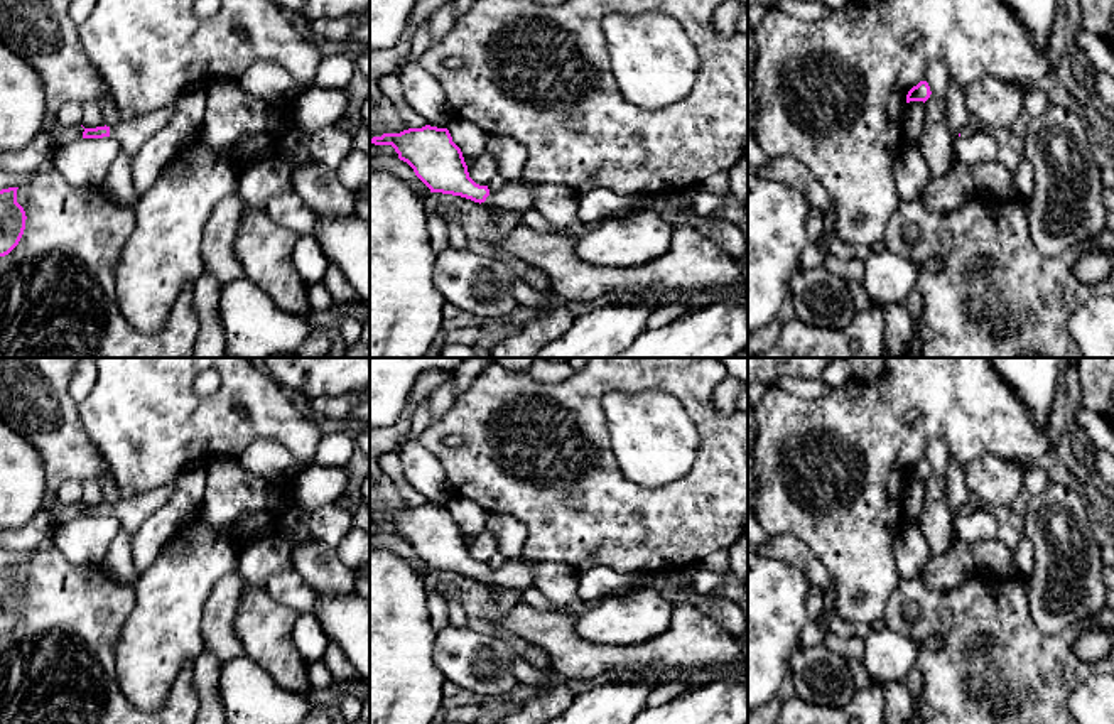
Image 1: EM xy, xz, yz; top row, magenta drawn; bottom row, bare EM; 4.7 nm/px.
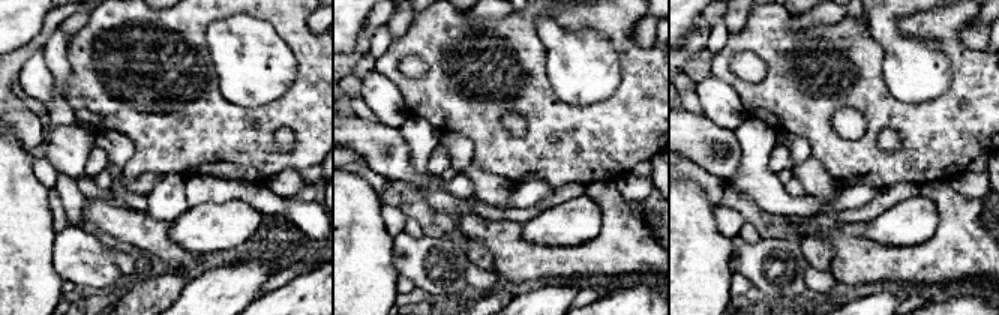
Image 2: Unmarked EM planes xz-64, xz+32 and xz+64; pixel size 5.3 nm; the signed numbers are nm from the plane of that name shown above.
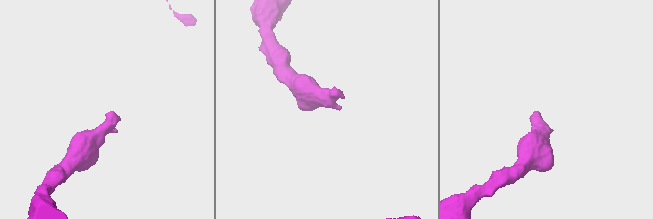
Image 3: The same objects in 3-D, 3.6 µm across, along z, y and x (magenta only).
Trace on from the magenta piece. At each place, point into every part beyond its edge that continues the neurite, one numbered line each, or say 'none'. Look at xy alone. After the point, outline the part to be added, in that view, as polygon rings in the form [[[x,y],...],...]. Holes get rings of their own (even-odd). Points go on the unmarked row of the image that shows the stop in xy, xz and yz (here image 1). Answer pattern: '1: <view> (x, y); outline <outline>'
1: xy (132, 512); outline [[[174,484],[159,486],[145,494],[135,494],[110,505],[110,515],[118,518],[122,527],[127,530],[130,538],[138,530],[138,527],[155,513],[174,491]]]

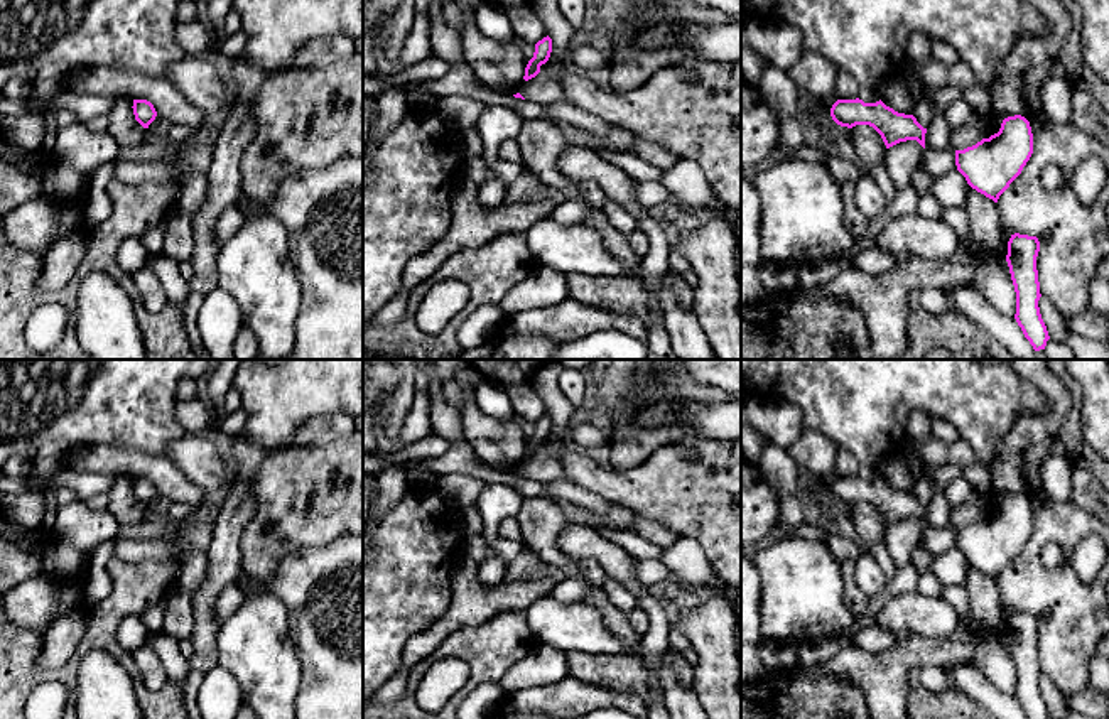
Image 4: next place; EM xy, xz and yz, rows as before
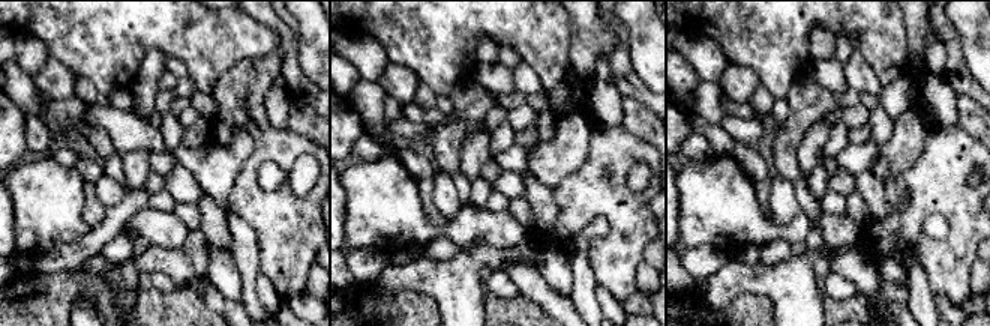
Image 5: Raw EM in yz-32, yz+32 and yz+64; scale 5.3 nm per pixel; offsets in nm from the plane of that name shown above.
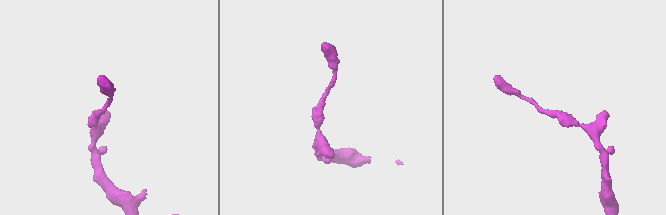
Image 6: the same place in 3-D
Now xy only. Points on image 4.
none

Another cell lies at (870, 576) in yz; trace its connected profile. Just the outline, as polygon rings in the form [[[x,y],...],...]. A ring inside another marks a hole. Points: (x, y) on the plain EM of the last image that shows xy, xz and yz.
[[[863,550],[856,562],[856,581],[868,599],[879,596],[888,586],[881,565],[868,550]]]

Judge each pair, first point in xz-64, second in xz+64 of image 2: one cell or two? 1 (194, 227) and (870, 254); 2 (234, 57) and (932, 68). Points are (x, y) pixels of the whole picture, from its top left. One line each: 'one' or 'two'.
1: two
2: one

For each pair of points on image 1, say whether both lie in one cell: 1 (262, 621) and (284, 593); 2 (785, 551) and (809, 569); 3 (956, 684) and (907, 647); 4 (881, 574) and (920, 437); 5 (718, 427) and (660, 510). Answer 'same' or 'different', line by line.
1: different
2: same
3: different
4: same
5: same

